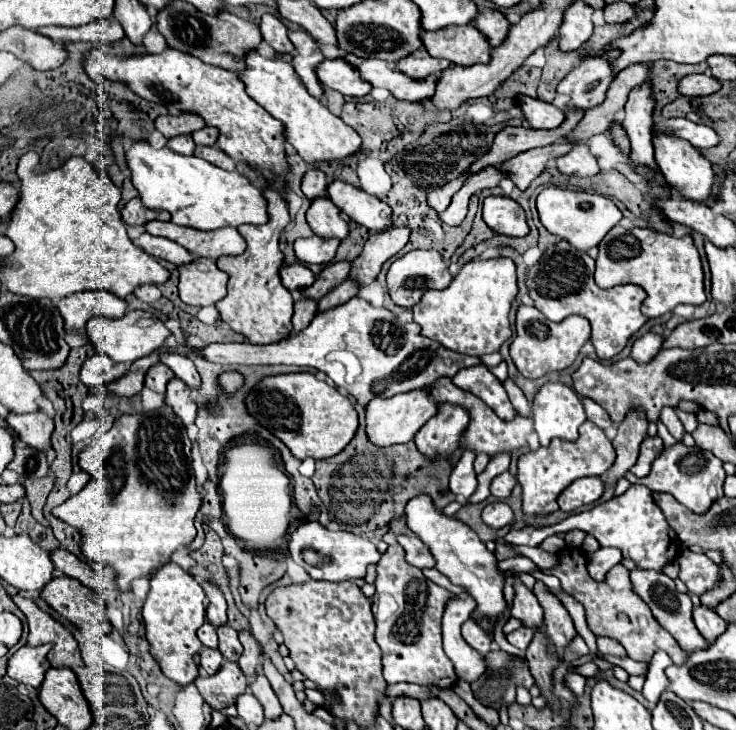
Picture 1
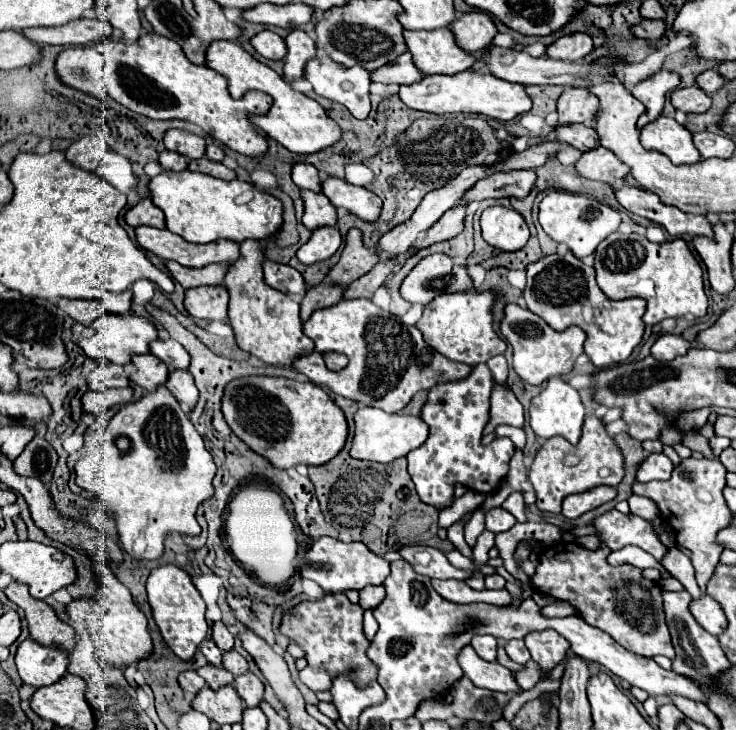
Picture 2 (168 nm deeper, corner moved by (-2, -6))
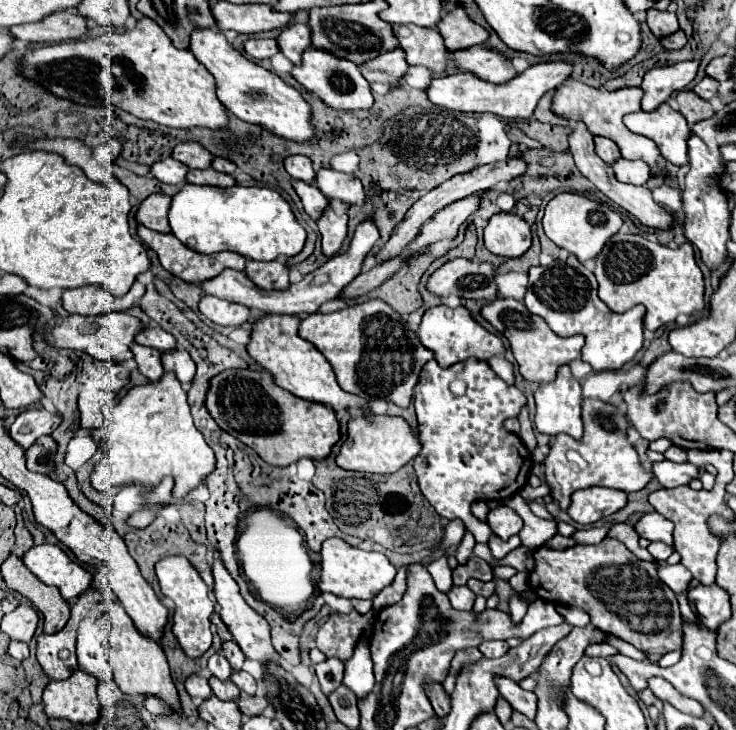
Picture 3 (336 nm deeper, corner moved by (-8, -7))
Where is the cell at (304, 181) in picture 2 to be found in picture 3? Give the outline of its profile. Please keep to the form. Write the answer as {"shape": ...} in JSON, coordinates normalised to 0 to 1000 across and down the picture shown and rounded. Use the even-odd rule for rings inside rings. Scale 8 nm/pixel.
{"shape":[[[391,214],[391,216],[386,216],[386,227],[389,227],[389,236],[397,244],[418,249],[418,252],[427,249],[427,233],[424,233],[421,216],[416,216],[416,214]]]}

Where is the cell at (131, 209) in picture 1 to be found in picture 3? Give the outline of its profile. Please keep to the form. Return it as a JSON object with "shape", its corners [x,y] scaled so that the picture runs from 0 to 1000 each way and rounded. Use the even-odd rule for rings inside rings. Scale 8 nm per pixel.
{"shape":[[[207,266],[201,268],[188,293],[185,293],[185,301],[188,307],[204,312],[204,315],[212,315],[212,318],[231,318],[231,307],[228,307],[228,288],[231,288],[231,268],[226,266]]]}

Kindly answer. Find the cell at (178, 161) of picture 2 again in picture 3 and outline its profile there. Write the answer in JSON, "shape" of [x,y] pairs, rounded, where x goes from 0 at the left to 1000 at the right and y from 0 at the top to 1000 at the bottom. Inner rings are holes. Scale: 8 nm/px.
{"shape":[[[223,216],[223,219],[204,227],[204,238],[212,247],[223,249],[223,252],[245,252],[245,249],[250,249],[253,236],[255,236],[255,230],[247,222],[234,219],[234,216]]]}

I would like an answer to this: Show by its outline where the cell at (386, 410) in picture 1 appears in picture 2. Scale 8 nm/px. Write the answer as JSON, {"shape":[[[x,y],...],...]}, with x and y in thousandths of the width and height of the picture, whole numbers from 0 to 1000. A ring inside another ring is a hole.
{"shape":[[[489,558],[481,568],[484,590],[478,607],[478,626],[500,629],[514,634],[530,634],[541,626],[554,623],[560,615],[571,612],[582,599],[582,582],[568,574],[568,568],[530,568],[519,560],[508,558]]]}

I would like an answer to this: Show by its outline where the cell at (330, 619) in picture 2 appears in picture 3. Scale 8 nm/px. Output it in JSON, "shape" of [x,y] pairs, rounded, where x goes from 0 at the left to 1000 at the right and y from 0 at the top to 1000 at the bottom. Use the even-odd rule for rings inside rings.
{"shape":[[[484,836],[476,841],[451,841],[443,852],[435,855],[432,871],[429,871],[429,885],[435,893],[440,893],[446,901],[457,899],[465,907],[470,907],[486,874],[497,860],[503,860],[508,852],[508,838],[500,841],[486,841]]]}

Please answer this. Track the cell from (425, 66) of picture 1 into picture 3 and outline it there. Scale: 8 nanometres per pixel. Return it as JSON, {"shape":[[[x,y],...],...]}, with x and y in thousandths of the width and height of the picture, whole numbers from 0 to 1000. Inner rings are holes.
{"shape":[[[543,66],[511,77],[508,82],[500,82],[497,88],[489,90],[489,99],[500,112],[530,112],[530,115],[541,115],[552,101],[552,96],[554,85]]]}

